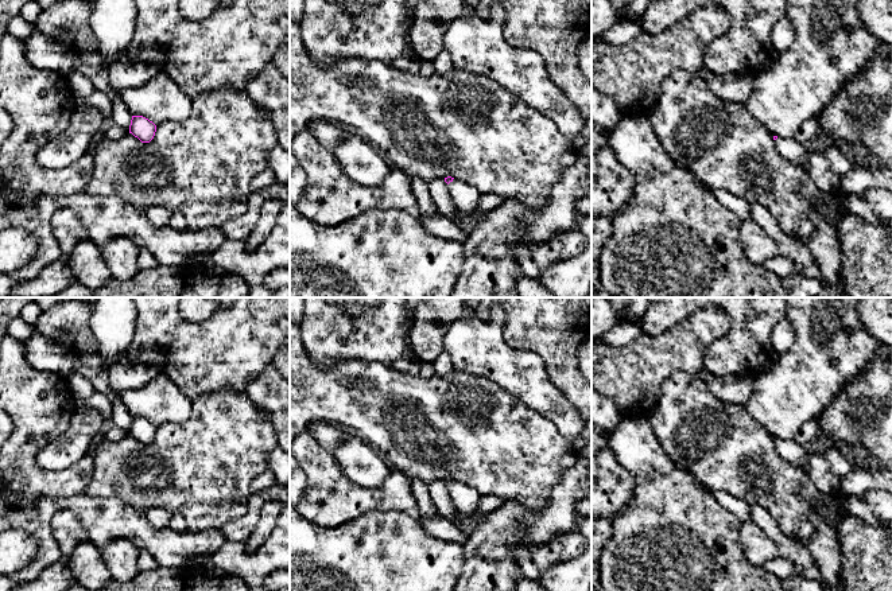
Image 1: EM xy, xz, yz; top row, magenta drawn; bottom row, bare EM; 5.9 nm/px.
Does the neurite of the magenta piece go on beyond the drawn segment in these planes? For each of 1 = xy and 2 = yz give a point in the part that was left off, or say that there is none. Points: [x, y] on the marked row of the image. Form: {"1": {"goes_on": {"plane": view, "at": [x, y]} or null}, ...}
{"1": {"goes_on": null}, "2": {"goes_on": {"plane": "yz", "at": [790, 148]}}}

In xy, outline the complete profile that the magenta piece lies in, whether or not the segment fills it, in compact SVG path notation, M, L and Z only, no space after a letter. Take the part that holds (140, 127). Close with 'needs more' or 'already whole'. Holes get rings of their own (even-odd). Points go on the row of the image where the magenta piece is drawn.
M132 116L129 133L137 137L141 143L150 143L156 132L156 125L143 116Z | already whole

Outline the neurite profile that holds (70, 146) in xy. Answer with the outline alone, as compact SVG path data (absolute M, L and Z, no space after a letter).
M78 104L63 133L42 147L36 162L49 170L61 170L81 159L92 148L92 141L105 116L96 106Z

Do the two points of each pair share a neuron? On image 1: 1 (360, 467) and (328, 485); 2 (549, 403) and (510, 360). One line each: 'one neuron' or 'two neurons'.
1: two neurons
2: one neuron

